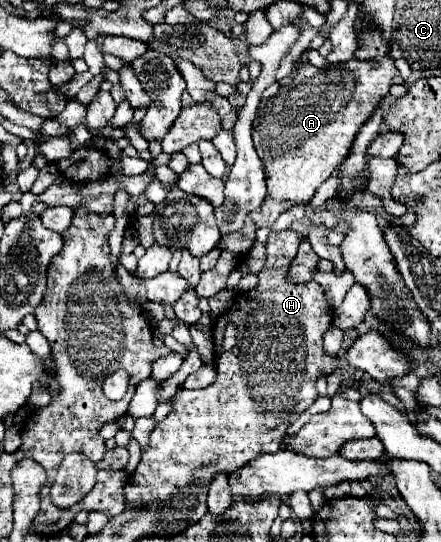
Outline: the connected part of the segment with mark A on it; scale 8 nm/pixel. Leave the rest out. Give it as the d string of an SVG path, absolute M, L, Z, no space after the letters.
M390 56L374 60L348 60L316 68L300 64L290 86L280 88L272 98L260 104L252 138L266 172L266 200L250 212L256 226L272 226L292 204L306 204L314 198L318 186L344 162L360 126L374 114L380 96L388 94L392 84L404 82Z

